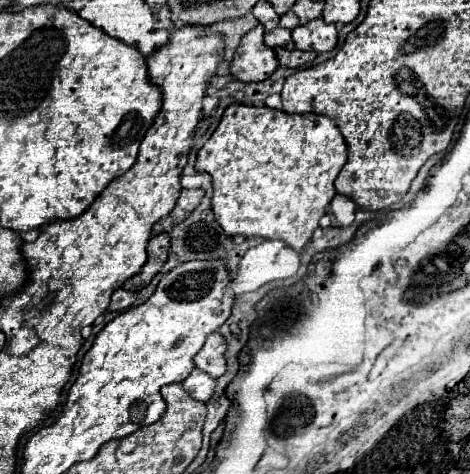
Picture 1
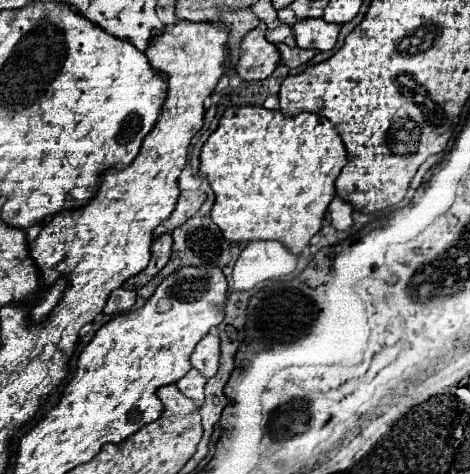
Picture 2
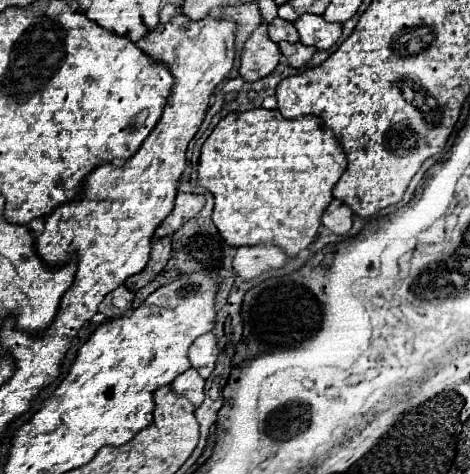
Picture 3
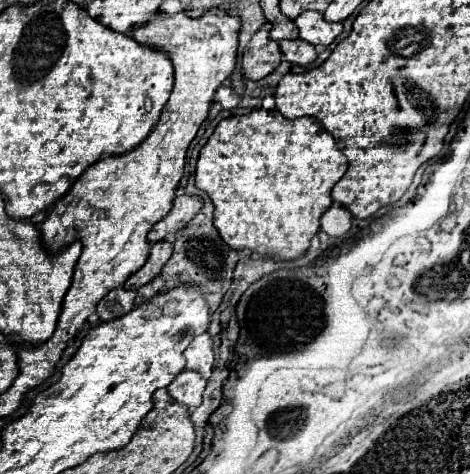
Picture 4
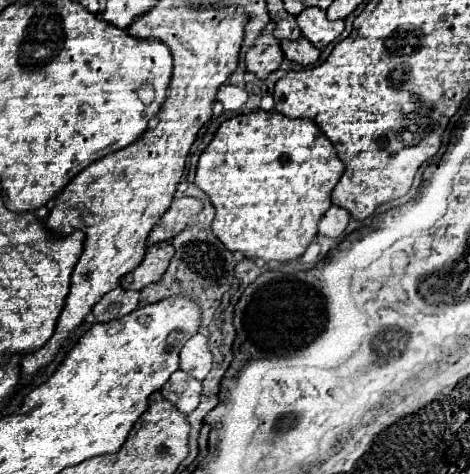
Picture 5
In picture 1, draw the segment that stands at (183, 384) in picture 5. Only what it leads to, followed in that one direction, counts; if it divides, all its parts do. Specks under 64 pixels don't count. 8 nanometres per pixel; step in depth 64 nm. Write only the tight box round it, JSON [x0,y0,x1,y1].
[182,368,216,402]

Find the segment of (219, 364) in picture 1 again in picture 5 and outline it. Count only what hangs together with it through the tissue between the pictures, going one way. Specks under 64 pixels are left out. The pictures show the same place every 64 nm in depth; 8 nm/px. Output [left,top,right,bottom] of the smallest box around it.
[180,334,212,380]

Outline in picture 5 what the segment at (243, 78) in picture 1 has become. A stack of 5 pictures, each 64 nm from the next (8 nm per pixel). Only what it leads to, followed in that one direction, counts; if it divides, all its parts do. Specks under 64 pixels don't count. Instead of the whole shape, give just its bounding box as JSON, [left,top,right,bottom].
[244,22,284,78]

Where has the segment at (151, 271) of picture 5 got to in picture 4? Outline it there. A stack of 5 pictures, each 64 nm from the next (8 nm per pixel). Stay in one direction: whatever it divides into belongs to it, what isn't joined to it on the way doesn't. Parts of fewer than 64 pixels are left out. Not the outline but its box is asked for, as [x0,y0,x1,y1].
[124,240,172,290]

